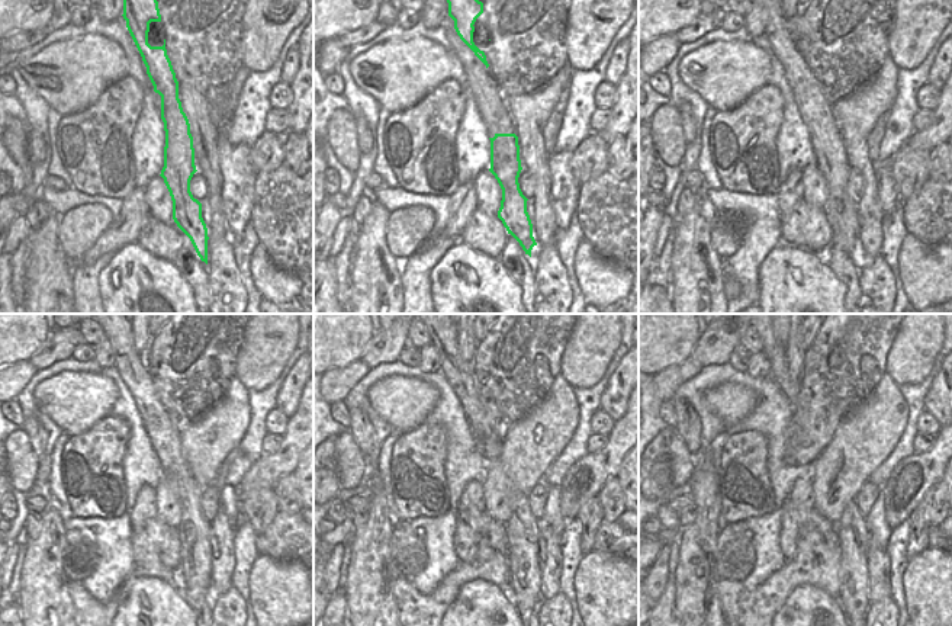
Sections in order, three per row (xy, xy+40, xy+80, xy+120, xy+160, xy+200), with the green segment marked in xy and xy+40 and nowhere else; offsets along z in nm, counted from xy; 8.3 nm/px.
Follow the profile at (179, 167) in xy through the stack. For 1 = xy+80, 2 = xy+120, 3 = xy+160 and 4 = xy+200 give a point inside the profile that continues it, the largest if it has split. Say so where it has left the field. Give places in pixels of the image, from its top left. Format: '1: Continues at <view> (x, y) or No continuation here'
1: Continues at xy+80 (829, 150)
2: Continues at xy+120 (177, 472)
3: Continues at xy+160 (515, 532)
4: Continues at xy+200 (843, 530).

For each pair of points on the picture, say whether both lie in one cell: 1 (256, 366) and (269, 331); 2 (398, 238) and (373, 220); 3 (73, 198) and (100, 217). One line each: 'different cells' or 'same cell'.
1: same cell
2: different cells
3: different cells

